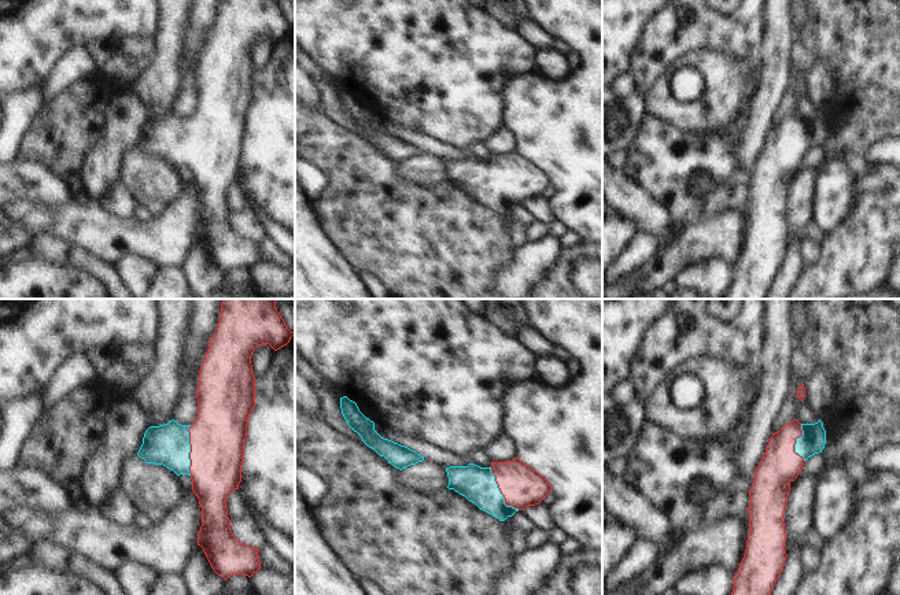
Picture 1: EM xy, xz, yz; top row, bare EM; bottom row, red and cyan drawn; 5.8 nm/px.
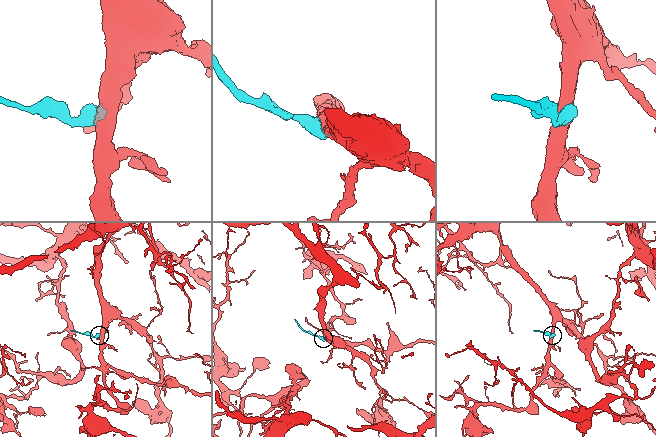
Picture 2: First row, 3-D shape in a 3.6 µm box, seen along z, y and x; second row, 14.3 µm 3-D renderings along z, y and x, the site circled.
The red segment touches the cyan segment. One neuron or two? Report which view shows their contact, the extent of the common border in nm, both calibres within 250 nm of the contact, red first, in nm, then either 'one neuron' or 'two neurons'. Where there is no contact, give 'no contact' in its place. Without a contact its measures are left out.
xz | 300 nm | 240/220 nm | one neuron

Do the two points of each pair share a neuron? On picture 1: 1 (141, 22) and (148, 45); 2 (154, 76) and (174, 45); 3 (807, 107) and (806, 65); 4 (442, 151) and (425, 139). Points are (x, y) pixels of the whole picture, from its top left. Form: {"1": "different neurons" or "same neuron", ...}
{"1": "different neurons", "2": "same neuron", "3": "same neuron", "4": "same neuron"}

